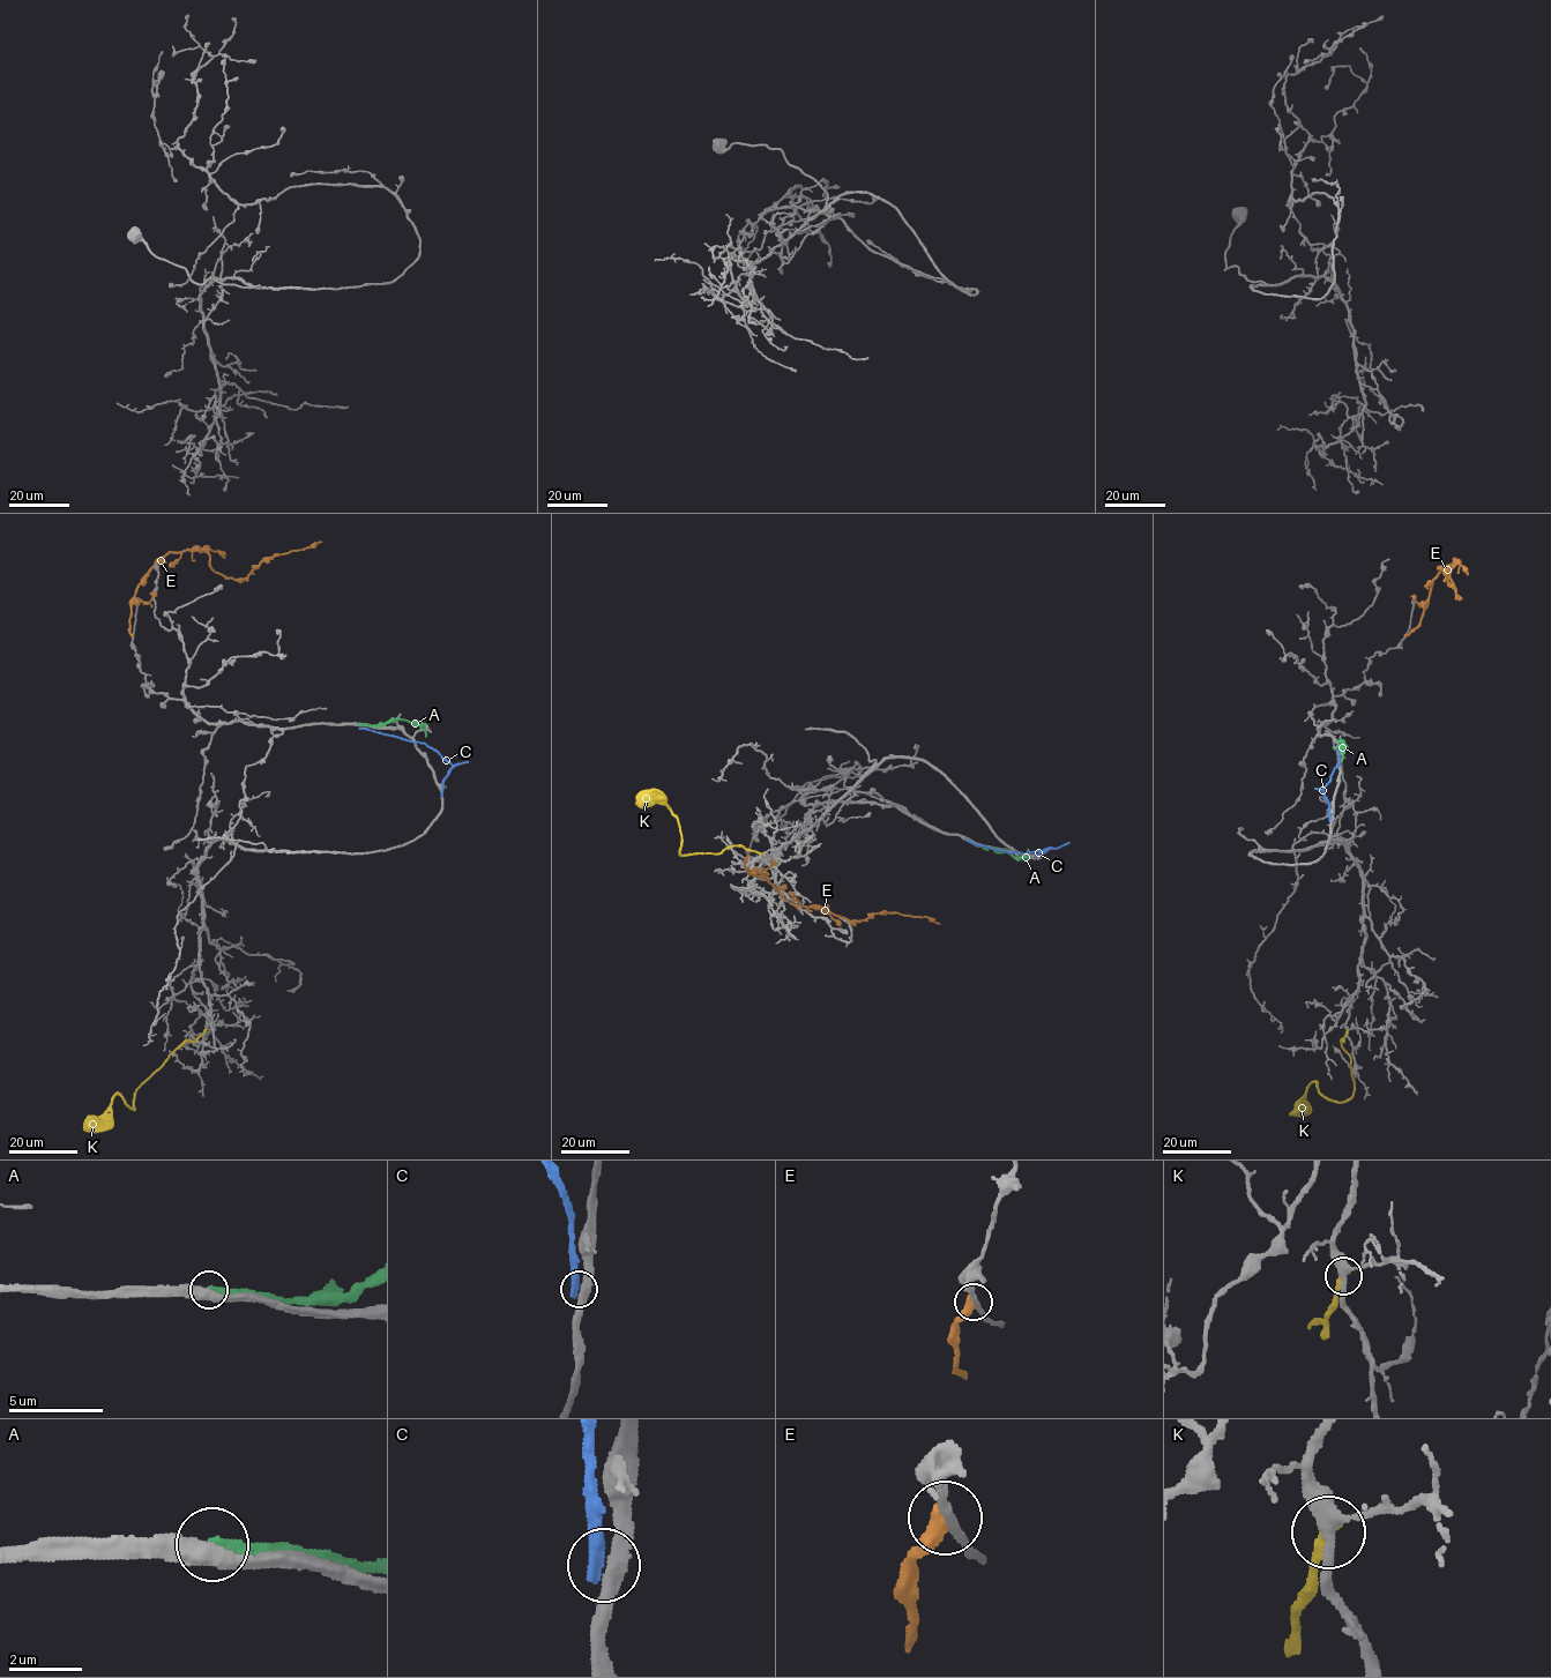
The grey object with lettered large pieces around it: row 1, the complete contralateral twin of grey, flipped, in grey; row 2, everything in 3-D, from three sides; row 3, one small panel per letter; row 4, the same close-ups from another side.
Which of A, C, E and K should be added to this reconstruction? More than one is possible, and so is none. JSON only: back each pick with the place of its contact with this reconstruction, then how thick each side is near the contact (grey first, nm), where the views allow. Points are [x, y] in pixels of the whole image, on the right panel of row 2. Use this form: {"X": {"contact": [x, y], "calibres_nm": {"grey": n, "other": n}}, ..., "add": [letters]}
{"add": []}

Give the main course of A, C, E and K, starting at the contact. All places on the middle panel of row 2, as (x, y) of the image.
A: (966, 840), (978, 845), (1007, 850), (1014, 857), (1027, 857)
C: (1035, 856), (1051, 848), (1006, 852), (964, 840)
E: (747, 855), (745, 867), (790, 903), (828, 907), (830, 912), (851, 922), (893, 912), (926, 916), (939, 924)
K: (763, 855), (739, 845), (729, 847), (721, 852), (680, 855), (680, 827), (671, 811), (646, 793), (636, 796)

